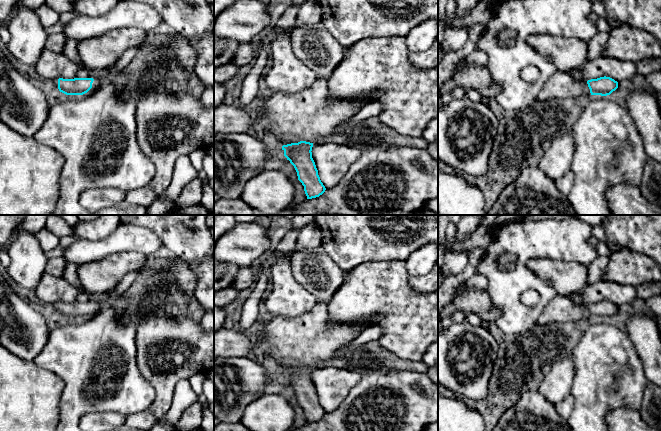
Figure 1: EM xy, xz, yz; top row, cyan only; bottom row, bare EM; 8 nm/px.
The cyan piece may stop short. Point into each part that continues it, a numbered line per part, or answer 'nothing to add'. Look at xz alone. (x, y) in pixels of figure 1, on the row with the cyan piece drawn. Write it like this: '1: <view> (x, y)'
1: xz (308, 115)

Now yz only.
1: yz (562, 84)

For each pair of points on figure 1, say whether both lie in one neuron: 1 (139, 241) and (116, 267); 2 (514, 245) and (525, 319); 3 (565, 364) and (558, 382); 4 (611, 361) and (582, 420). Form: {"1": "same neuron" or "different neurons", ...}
{"1": "different neurons", "2": "same neuron", "3": "same neuron", "4": "same neuron"}

